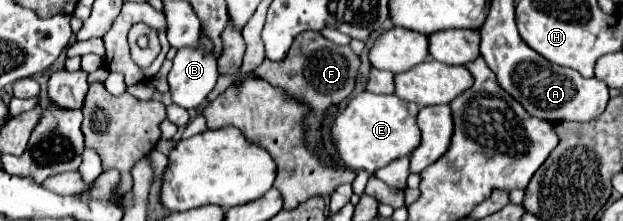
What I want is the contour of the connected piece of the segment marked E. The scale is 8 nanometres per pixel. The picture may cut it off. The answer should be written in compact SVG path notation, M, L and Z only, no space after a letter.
M362 92L354 96L344 110L332 118L330 142L338 152L338 158L348 168L362 168L376 172L388 162L408 156L420 142L420 130L416 126L418 106L398 100L396 94L370 94Z

